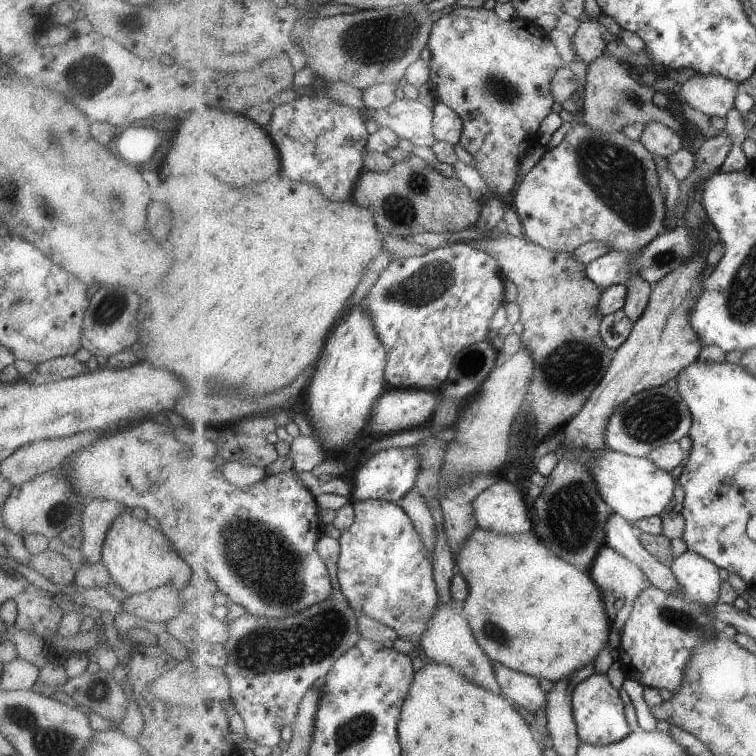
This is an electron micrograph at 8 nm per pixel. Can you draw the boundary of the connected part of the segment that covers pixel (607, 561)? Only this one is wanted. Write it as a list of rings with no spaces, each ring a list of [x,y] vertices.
[[[608,543],[595,558],[589,574],[603,590],[603,594],[604,590],[612,589],[616,595],[615,599],[625,599],[623,608],[612,624],[613,634],[620,636],[630,618],[633,602],[645,588],[652,585],[652,582],[636,563],[616,552]]]

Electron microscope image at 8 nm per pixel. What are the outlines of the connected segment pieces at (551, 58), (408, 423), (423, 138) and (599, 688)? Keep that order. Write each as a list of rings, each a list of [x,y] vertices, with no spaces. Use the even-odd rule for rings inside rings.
[[[457,6],[435,23],[430,38],[432,57],[430,80],[435,84],[439,103],[452,108],[463,119],[464,129],[460,146],[474,159],[476,170],[492,195],[505,198],[519,183],[517,170],[523,156],[538,144],[541,122],[551,114],[555,104],[554,93],[549,90],[555,72],[566,66],[549,33],[529,19],[516,16],[501,20],[494,10]]]
[[[388,386],[375,402],[373,416],[367,428],[371,428],[371,432],[385,434],[385,437],[413,430],[415,426],[421,428],[427,418],[433,418],[431,414],[437,410],[439,402],[443,402],[440,390],[407,390]]]
[[[397,99],[387,108],[359,112],[365,120],[370,117],[378,128],[392,128],[397,136],[409,140],[415,147],[432,147],[438,141],[433,130],[434,109],[419,100]]]
[[[596,673],[578,684],[572,695],[574,716],[578,734],[582,743],[591,745],[611,745],[627,739],[632,734],[627,716],[626,702],[622,700],[620,690],[615,690],[606,674]]]

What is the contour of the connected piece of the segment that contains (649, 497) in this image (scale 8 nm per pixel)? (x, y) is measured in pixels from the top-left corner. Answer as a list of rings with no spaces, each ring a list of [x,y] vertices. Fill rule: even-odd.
[[[608,447],[597,454],[583,452],[581,460],[587,464],[587,468],[591,468],[603,500],[606,500],[617,514],[621,514],[632,523],[641,518],[659,516],[669,504],[674,503],[679,478],[655,466],[649,458],[623,454]]]

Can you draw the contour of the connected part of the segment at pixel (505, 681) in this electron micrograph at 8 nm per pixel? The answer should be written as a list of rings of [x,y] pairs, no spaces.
[[[500,663],[493,665],[504,696],[511,699],[515,705],[526,709],[531,715],[545,711],[548,708],[548,693],[533,676],[508,668]]]

